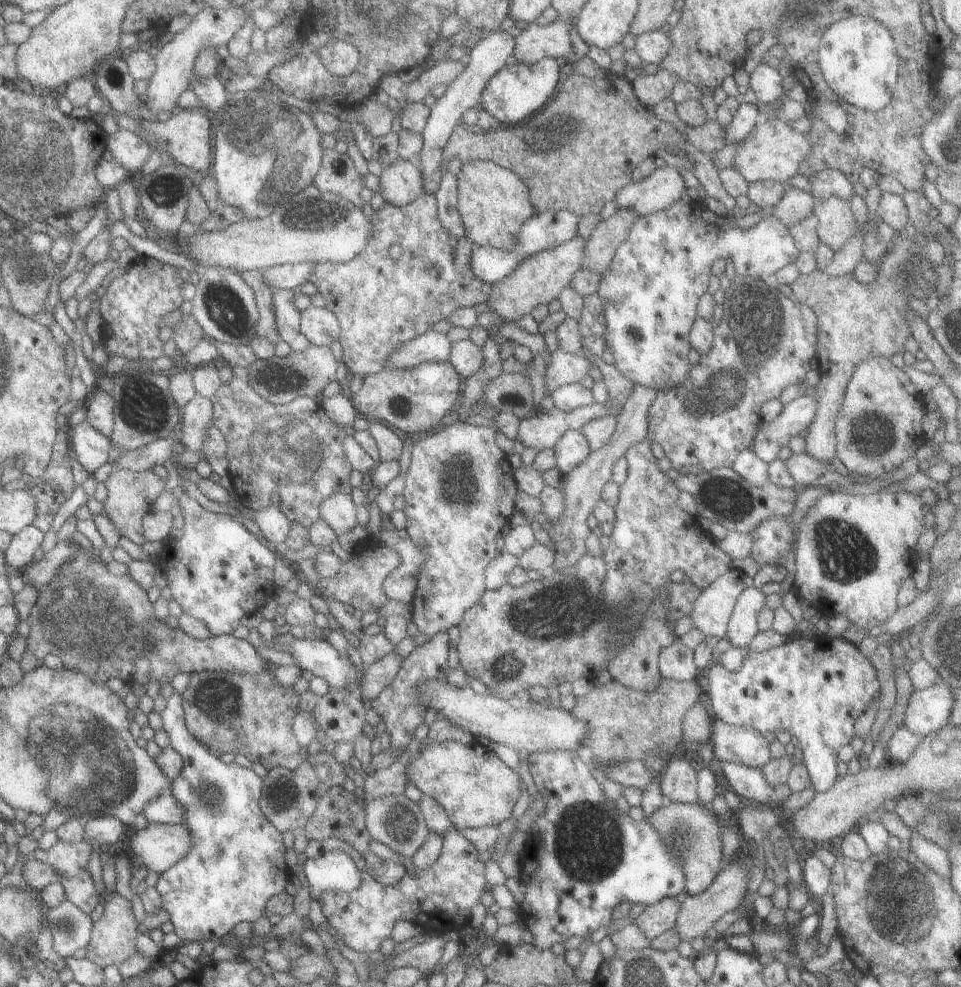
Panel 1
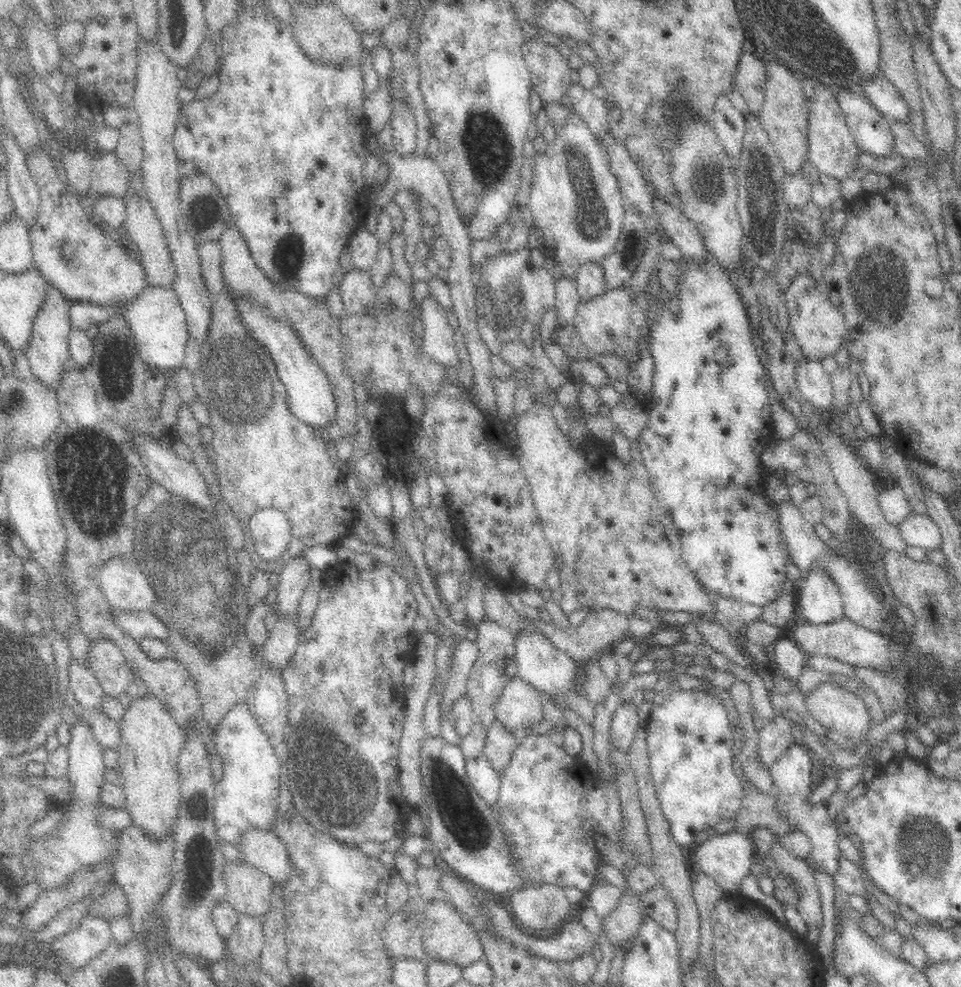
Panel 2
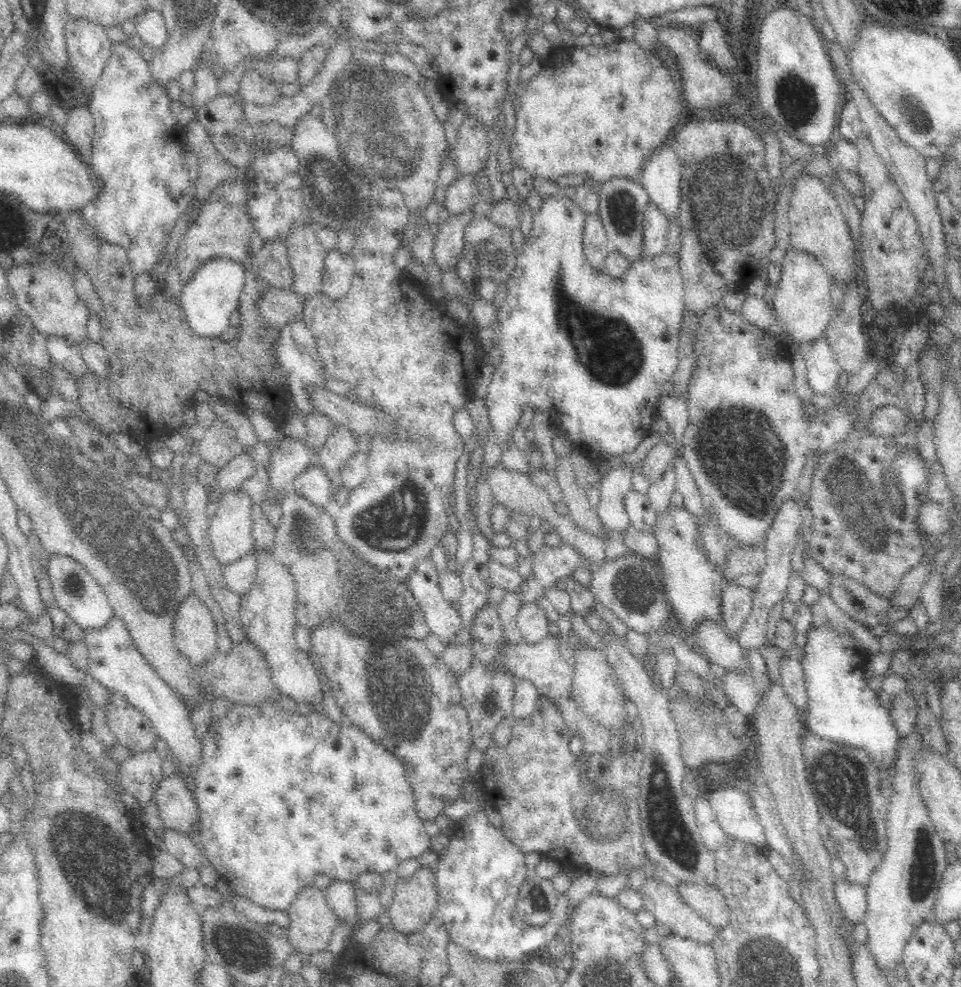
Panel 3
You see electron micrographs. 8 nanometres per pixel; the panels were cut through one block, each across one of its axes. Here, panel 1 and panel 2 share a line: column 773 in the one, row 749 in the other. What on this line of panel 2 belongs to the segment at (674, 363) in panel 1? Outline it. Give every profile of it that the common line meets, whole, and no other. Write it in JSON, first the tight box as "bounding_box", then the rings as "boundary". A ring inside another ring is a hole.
{"bounding_box":[214,704,280,845],"boundary":[[[246,704],[234,706],[214,733],[216,749],[222,759],[223,777],[215,782],[214,825],[221,845],[236,845],[242,832],[250,827],[269,829],[275,815],[276,790],[280,776],[280,760],[260,732]]]}

